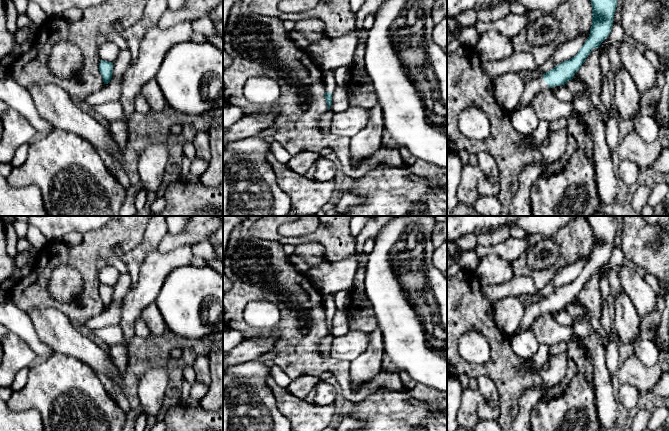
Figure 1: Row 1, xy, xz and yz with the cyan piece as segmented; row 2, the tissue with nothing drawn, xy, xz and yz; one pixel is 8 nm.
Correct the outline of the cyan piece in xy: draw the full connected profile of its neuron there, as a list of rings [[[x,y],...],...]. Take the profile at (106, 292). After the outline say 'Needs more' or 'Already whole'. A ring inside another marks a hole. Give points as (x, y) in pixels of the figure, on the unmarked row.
[[[101,284],[99,287],[99,295],[102,299],[104,308],[108,308],[112,302],[113,286]]]. Already whole

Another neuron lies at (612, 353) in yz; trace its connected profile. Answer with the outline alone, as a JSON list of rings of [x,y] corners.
[[[604,272],[600,276],[600,289],[601,289],[602,298],[603,298],[603,312],[600,317],[600,323],[605,333],[609,336],[609,341],[605,351],[605,360],[606,360],[606,365],[607,365],[609,374],[612,377],[612,375],[619,368],[619,350],[616,342],[612,338],[612,319],[610,316],[609,301],[608,301],[608,297],[610,294],[608,272]]]

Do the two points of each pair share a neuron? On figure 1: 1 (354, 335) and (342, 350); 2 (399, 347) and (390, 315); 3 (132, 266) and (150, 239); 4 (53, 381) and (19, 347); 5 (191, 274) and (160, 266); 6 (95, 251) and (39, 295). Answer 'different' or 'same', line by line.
1: same
2: same
3: same
4: different
5: different
6: same

